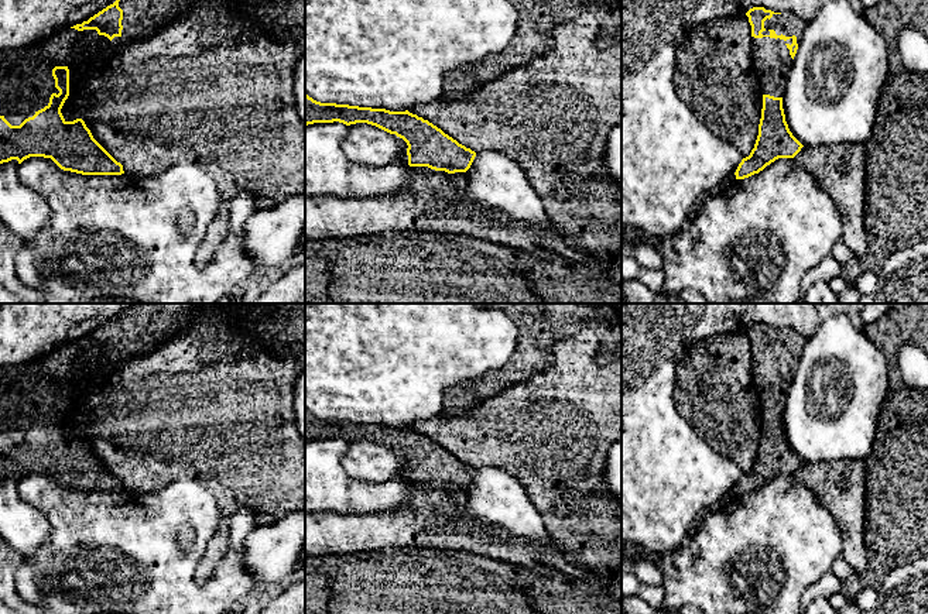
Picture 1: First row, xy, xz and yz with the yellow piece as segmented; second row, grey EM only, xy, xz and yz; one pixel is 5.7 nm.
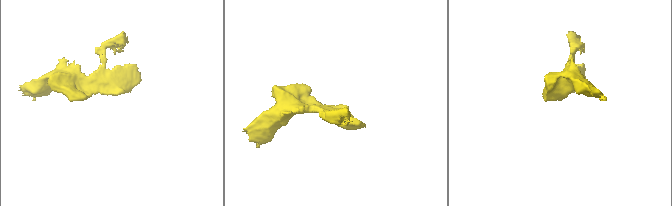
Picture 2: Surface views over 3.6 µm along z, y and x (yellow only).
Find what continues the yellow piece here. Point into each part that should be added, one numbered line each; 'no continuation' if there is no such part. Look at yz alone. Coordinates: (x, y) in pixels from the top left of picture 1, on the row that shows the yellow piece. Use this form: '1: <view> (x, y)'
1: yz (771, 59)

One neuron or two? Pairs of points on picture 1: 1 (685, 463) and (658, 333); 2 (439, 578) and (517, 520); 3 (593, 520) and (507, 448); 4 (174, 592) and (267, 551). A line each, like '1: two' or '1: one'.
1: one
2: two
3: one
4: two

